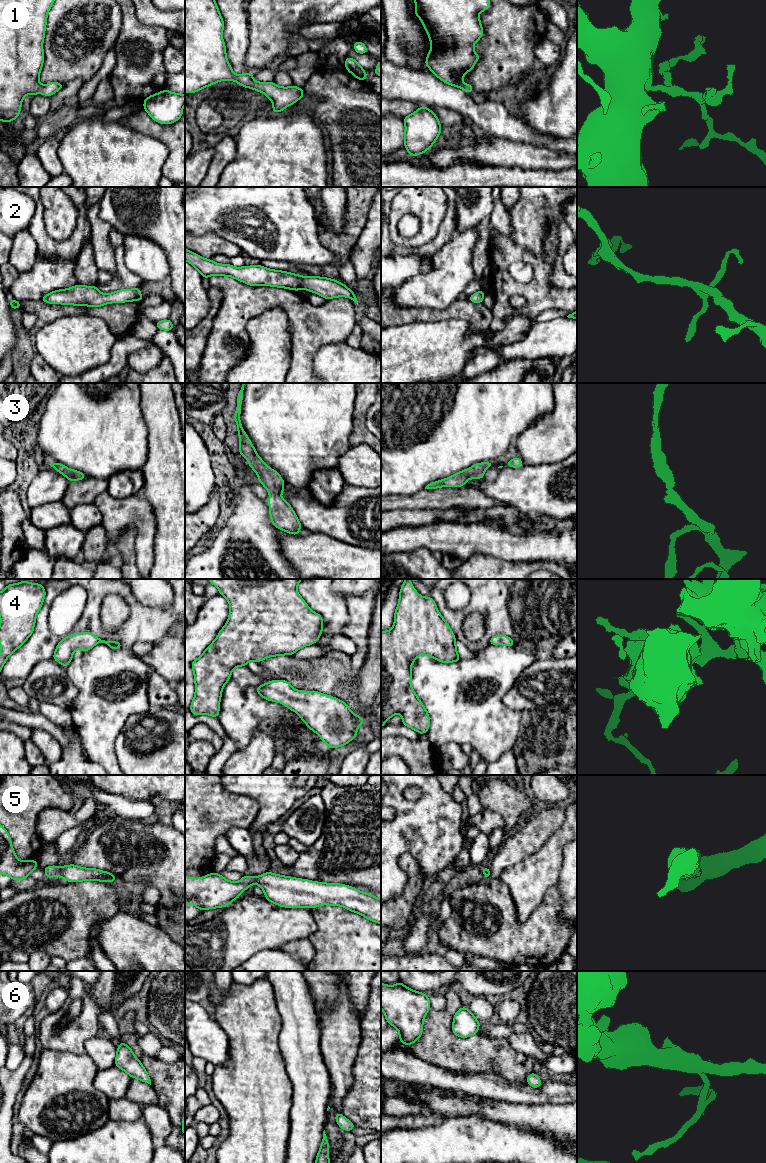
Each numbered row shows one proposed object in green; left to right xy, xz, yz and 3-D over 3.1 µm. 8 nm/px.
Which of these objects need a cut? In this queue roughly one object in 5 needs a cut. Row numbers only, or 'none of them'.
none of them

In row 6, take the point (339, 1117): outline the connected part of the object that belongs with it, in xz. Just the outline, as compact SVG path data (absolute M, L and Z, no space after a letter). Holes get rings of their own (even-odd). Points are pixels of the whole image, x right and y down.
M341 1113L335 1114L336 1123L342 1130L350 1131L356 1126L348 1119L346 1119Z

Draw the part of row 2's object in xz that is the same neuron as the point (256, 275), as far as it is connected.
M185 248L185 261L194 266L204 279L212 275L230 276L250 286L273 286L299 291L305 289L329 300L348 297L358 302L356 295L346 285L326 277L301 276L287 271L272 270L261 265L234 267L205 259Z

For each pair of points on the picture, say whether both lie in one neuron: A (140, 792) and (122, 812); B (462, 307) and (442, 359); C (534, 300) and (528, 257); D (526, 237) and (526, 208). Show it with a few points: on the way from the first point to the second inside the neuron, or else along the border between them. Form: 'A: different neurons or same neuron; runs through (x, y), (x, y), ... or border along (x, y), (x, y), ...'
A: different neurons; border along (110, 794), (119, 794), (129, 799), (150, 800)
B: different neurons; border along (435, 321), (462, 319), (474, 331), (479, 330)
C: same neuron; runs through (538, 289), (538, 268)
D: same neuron; runs through (526, 230), (526, 215)

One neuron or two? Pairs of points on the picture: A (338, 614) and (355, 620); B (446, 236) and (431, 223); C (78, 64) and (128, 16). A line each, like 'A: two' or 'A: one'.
A: two
B: two
C: two

